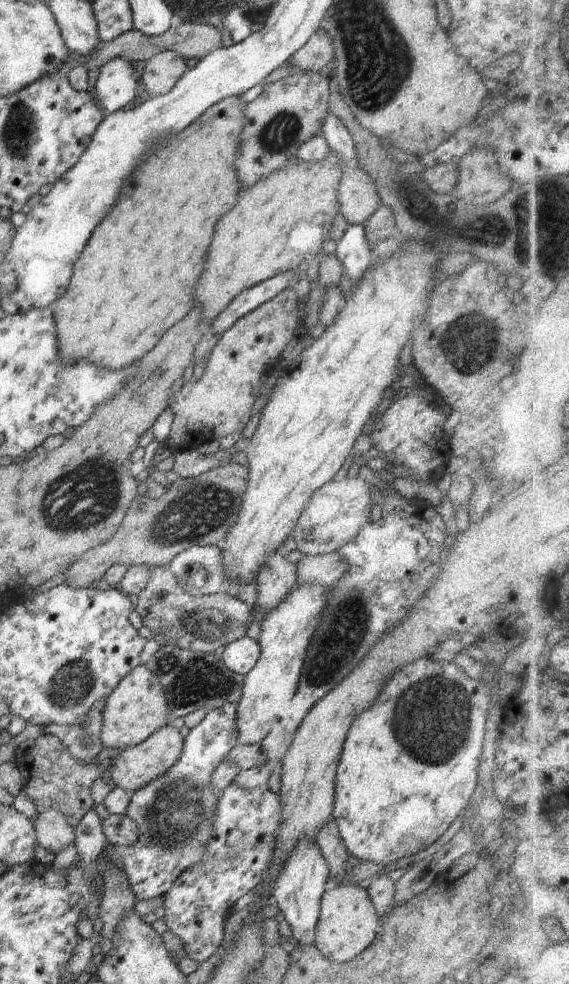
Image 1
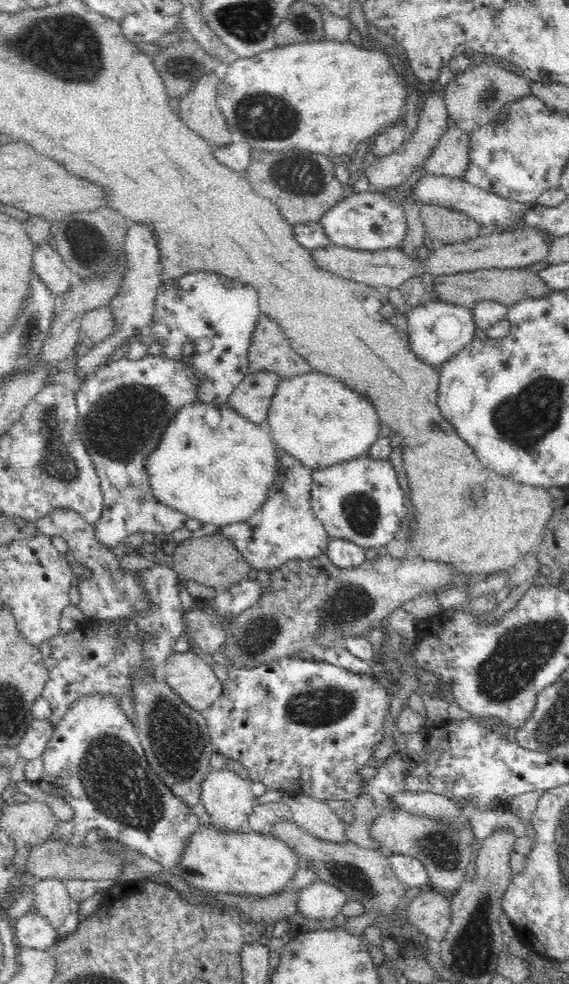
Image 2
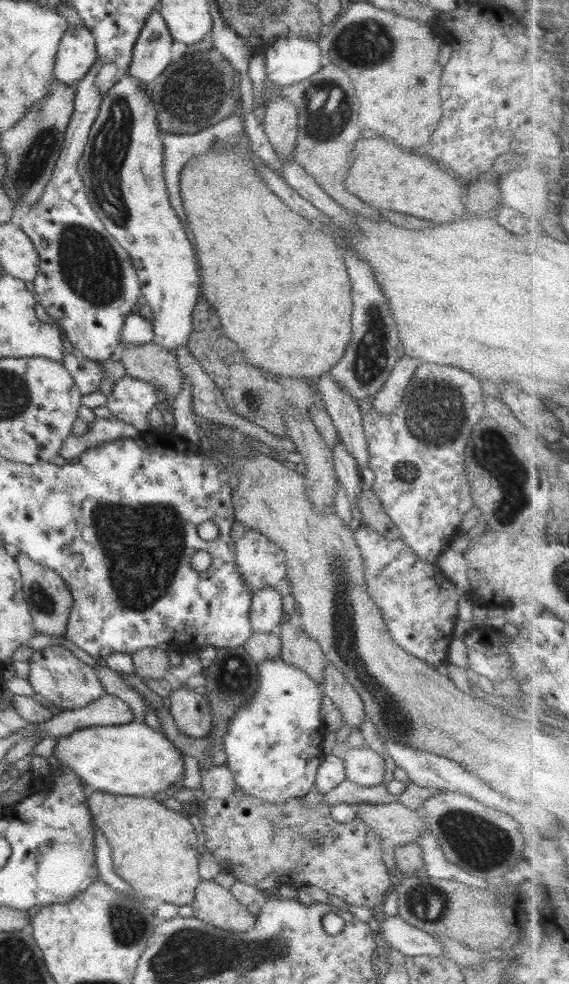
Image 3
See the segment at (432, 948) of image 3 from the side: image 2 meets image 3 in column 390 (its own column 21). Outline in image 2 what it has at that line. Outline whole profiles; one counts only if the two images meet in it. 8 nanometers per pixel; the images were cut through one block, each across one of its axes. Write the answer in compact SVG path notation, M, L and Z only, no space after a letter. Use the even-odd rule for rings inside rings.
M27 912L17 919L13 936L20 942L22 948L37 948L47 950L57 941L57 931L38 913Z

